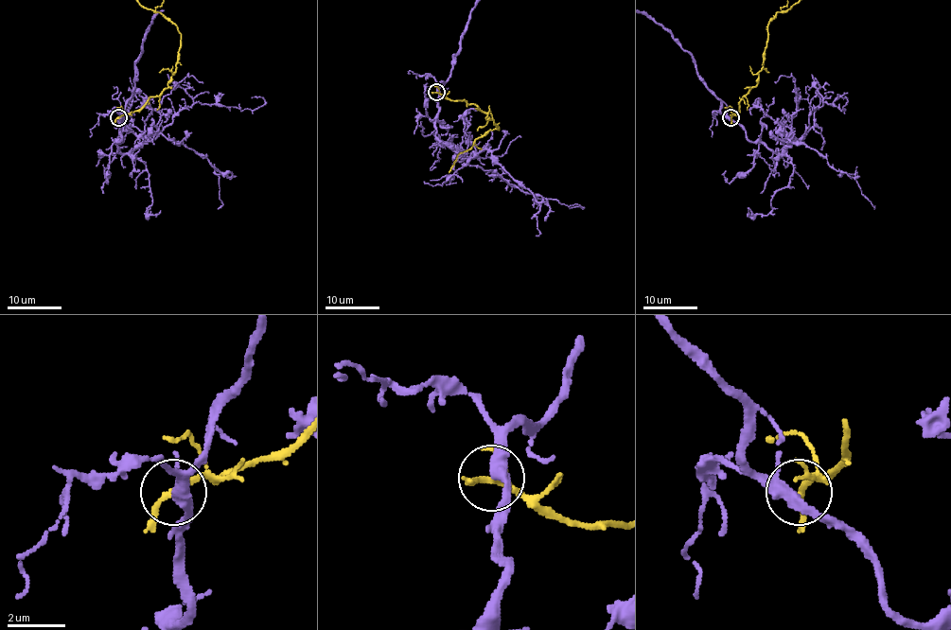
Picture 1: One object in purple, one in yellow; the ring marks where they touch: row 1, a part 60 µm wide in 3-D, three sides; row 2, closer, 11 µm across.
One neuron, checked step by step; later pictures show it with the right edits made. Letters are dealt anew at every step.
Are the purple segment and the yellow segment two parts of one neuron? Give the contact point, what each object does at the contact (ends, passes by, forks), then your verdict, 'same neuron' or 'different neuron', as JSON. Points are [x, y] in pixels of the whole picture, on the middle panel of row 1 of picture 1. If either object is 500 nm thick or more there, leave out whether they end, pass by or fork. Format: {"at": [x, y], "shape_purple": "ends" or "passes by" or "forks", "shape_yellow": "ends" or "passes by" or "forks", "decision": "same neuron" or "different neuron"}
{"at": [436, 92], "shape_purple": "forks", "shape_yellow": "passes by", "decision": "different neuron"}

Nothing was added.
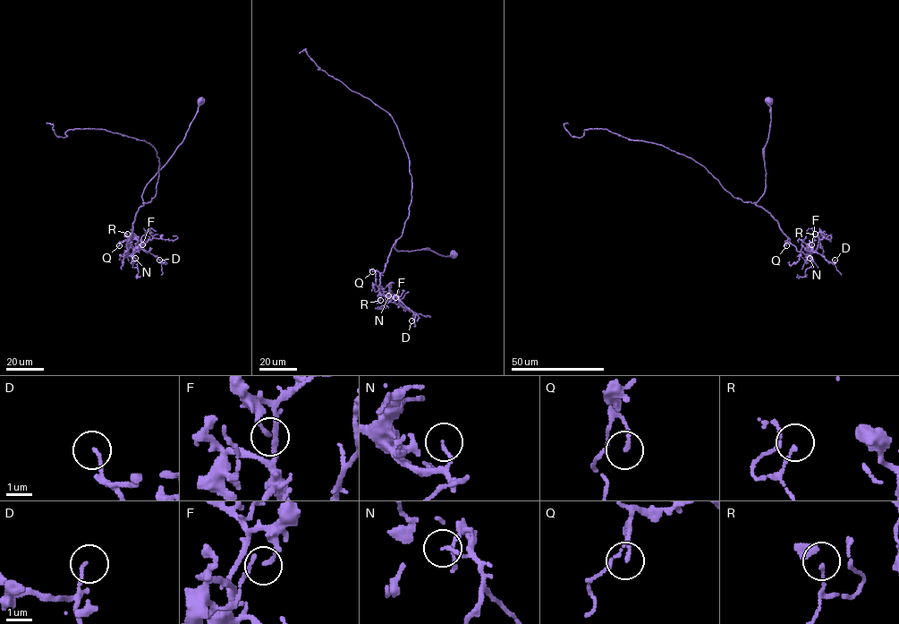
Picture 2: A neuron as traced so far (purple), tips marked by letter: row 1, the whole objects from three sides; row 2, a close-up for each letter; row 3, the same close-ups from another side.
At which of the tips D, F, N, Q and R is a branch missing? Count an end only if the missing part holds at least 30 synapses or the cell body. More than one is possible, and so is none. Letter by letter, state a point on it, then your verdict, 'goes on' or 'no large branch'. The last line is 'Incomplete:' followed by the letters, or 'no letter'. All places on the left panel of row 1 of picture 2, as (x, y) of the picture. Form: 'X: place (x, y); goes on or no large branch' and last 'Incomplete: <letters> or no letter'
D: place (159, 260); no large branch
F: place (142, 244); no large branch
N: place (135, 258); goes on
Q: place (119, 245); no large branch
R: place (127, 234); no large branch
Incomplete: N

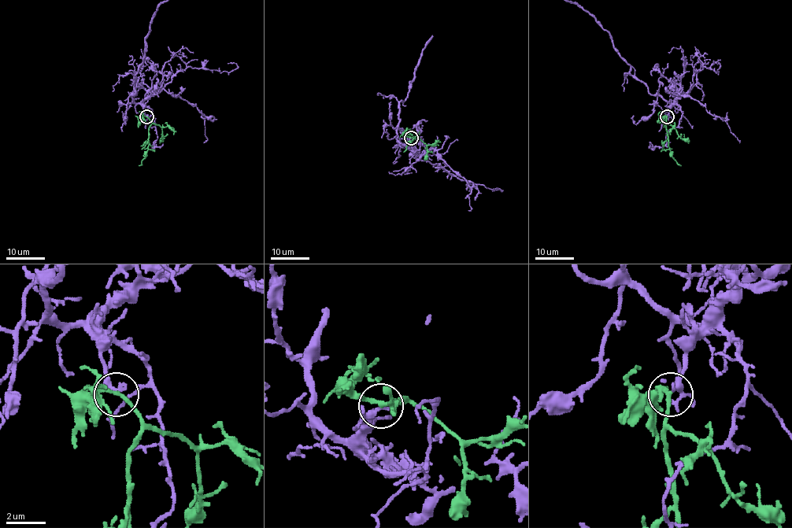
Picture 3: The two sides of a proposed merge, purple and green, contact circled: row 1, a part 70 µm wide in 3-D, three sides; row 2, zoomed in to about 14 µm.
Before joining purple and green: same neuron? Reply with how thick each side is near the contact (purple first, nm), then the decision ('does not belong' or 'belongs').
calibres 240 and 180 nm; belongs

